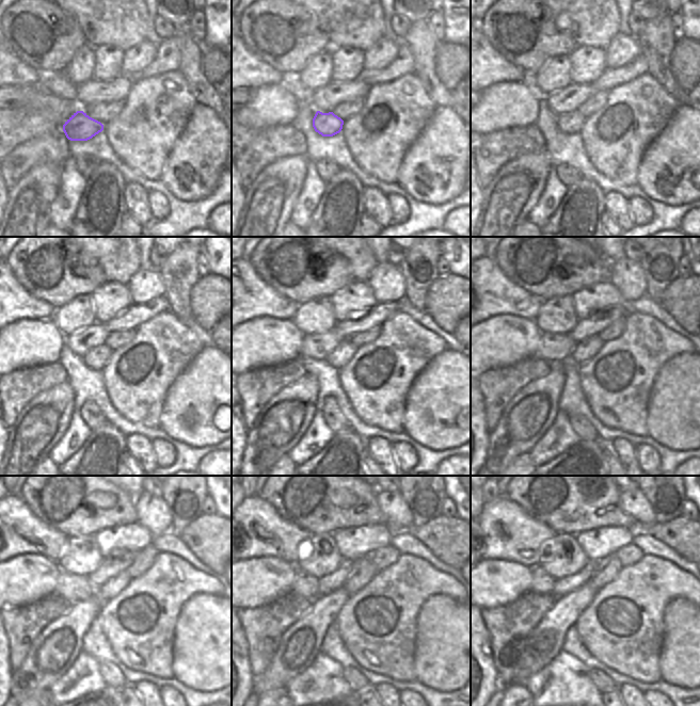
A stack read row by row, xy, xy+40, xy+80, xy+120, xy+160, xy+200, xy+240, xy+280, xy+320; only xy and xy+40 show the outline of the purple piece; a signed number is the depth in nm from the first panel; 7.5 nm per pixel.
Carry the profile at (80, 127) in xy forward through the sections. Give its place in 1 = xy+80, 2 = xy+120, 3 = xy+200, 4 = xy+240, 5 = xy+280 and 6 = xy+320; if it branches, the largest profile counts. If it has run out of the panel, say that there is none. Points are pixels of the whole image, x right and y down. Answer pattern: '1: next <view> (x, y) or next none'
1: next xy+80 (571, 123)
2: next xy+120 (96, 358)
3: next xy+200 (583, 351)
4: next xy+240 (110, 589)
5: next xy+280 (364, 571)
6: next xy+320 (605, 570)

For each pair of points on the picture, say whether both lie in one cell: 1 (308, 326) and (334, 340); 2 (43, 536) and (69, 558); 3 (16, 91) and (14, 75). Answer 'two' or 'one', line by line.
1: two
2: two
3: two

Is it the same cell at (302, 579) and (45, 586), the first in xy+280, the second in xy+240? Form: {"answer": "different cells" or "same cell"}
{"answer": "different cells"}

